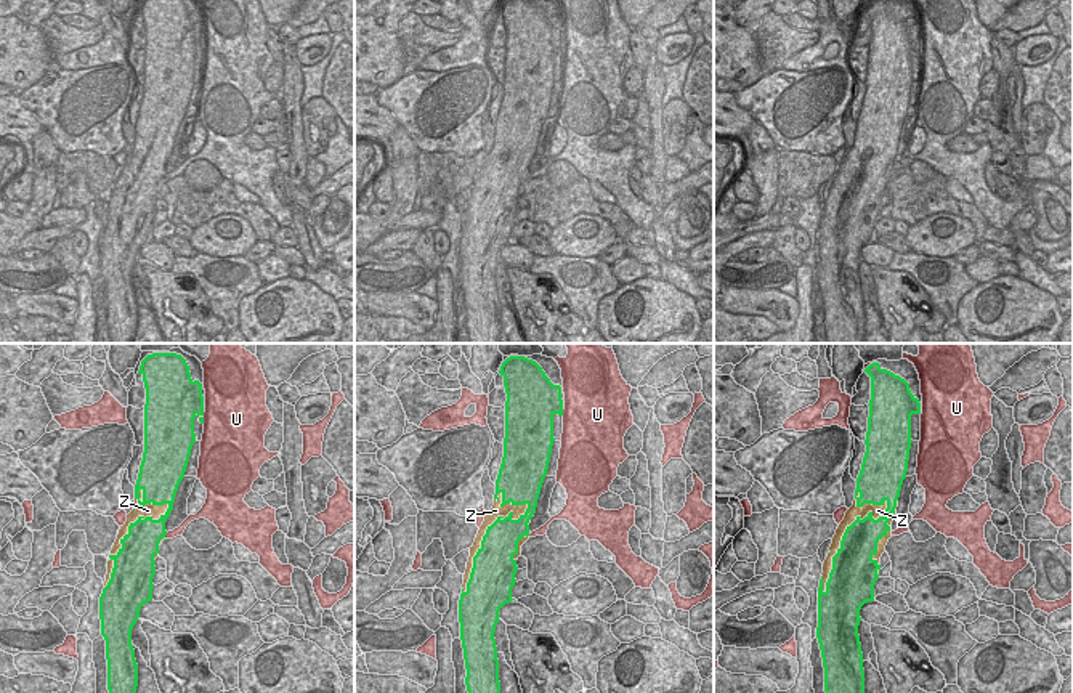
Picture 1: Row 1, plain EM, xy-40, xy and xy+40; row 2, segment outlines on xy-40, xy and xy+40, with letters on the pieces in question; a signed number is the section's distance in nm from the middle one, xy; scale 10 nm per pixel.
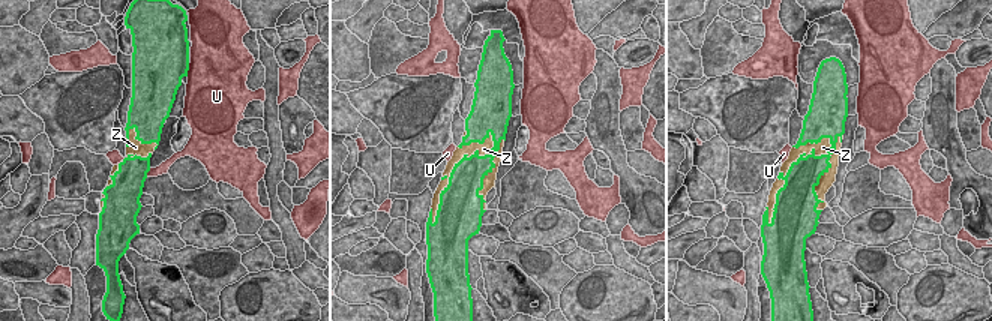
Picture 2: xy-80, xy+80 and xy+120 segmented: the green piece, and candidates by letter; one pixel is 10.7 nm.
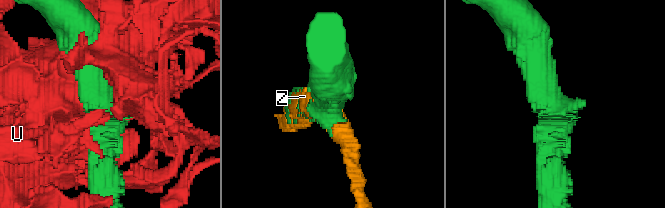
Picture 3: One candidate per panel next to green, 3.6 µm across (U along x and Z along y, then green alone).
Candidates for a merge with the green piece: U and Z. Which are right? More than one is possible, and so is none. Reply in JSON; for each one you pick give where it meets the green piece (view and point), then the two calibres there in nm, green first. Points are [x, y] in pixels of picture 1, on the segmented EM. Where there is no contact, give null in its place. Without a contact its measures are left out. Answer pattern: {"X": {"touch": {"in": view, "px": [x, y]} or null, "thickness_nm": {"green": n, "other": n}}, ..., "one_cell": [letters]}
{"one_cell": []}

